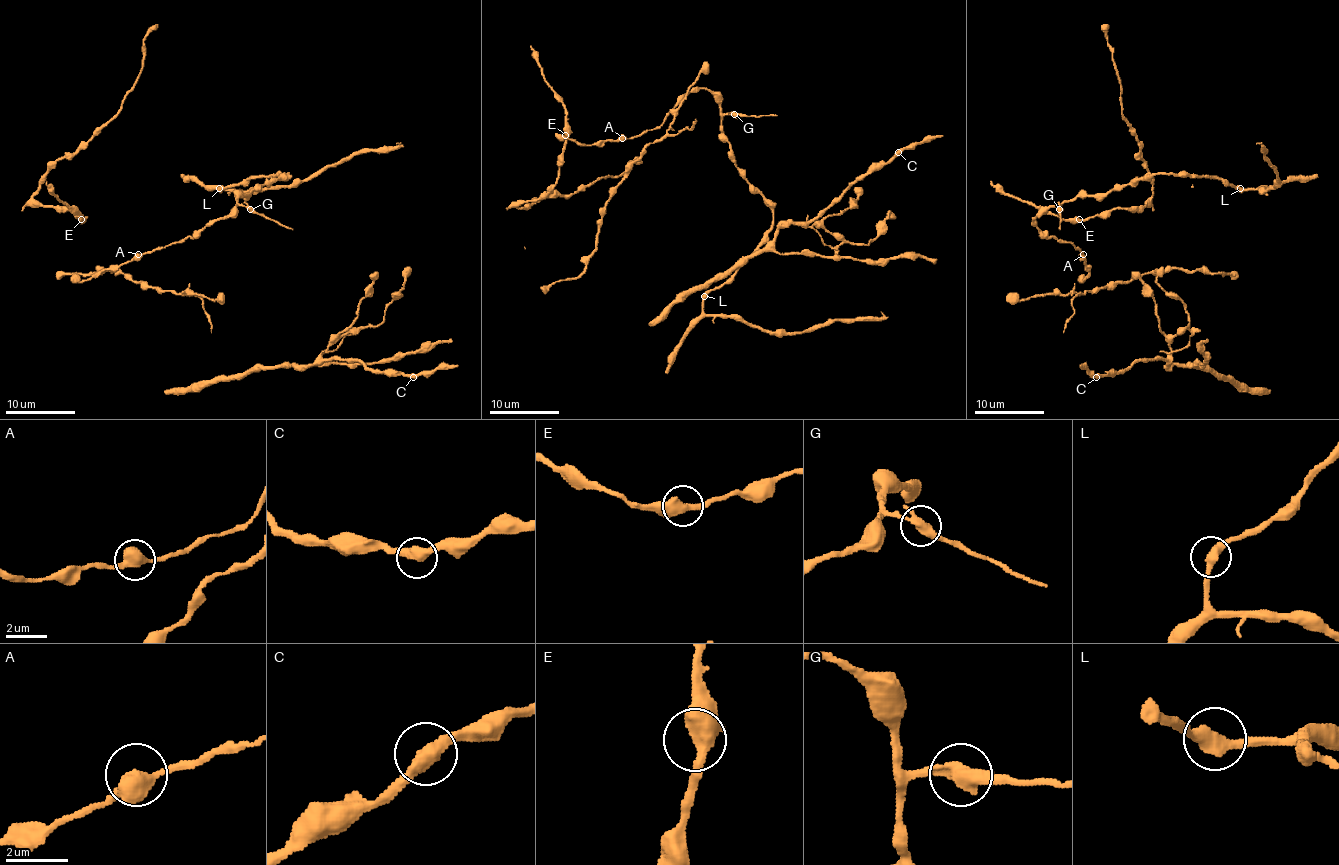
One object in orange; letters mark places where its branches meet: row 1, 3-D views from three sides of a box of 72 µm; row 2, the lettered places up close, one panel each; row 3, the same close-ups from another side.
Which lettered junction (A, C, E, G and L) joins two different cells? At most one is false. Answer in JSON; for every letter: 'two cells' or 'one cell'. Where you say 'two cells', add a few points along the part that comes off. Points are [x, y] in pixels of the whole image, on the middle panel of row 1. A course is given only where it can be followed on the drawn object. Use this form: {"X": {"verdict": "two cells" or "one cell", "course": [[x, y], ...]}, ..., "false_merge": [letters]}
{"A": {"verdict": "one cell"}, "C": {"verdict": "one cell"}, "E": {"verdict": "one cell"}, "G": {"verdict": "two cells", "course": [[735, 114], [776, 116]]}, "L": {"verdict": "one cell"}, "false_merge": ["G"]}

